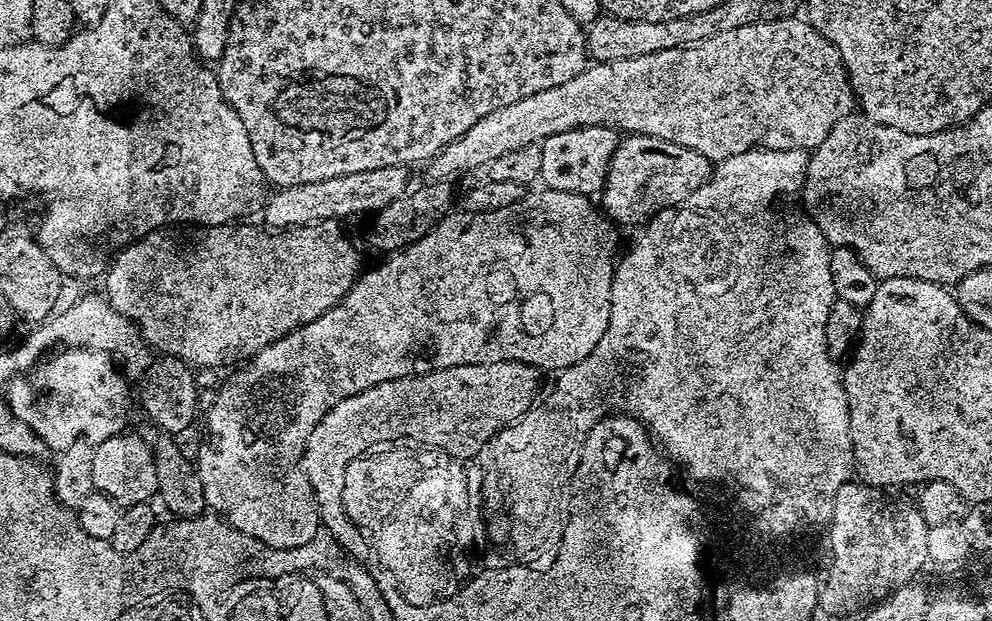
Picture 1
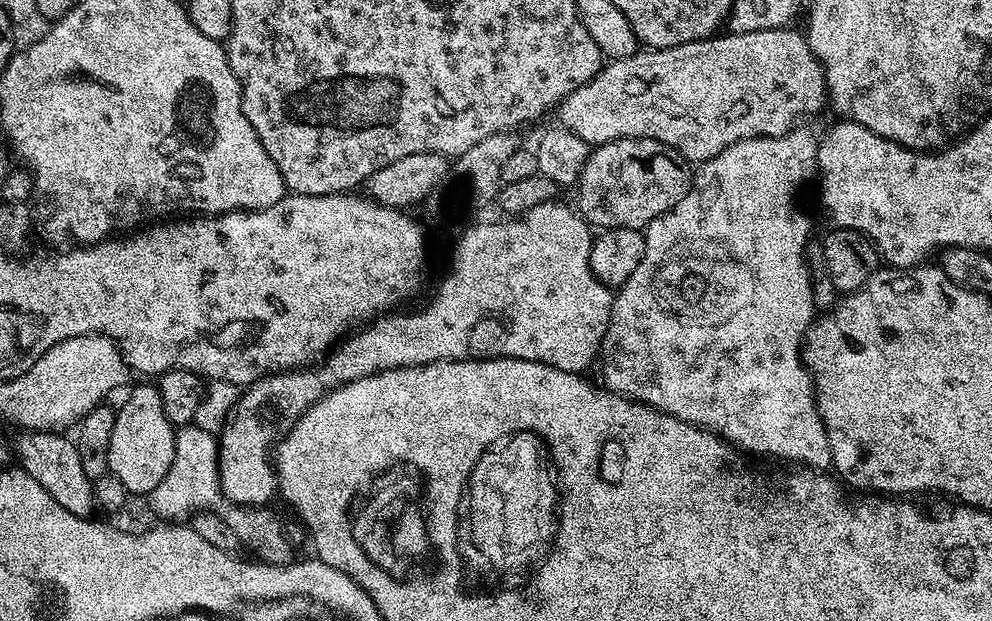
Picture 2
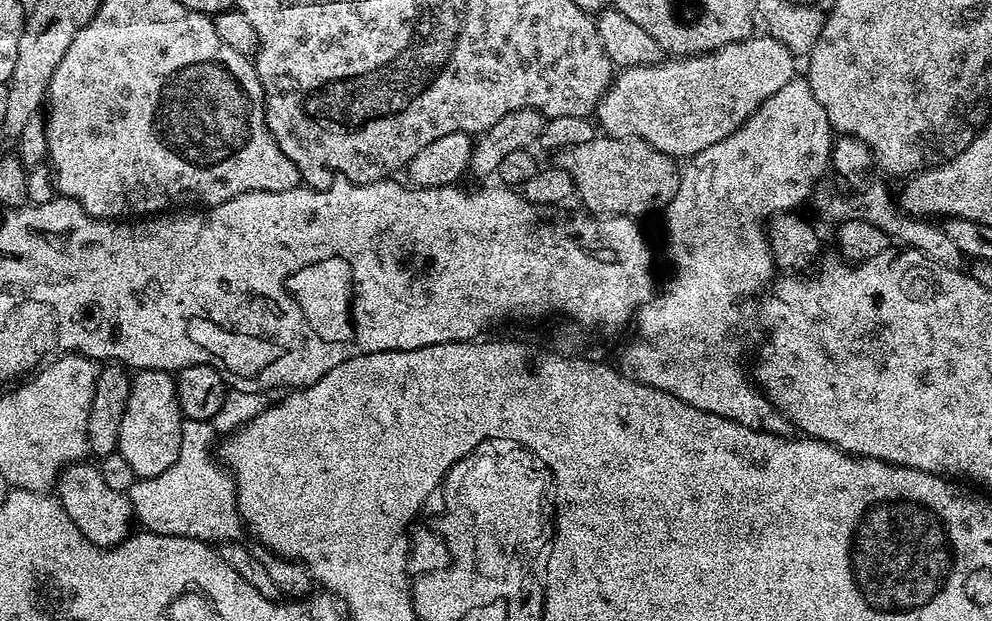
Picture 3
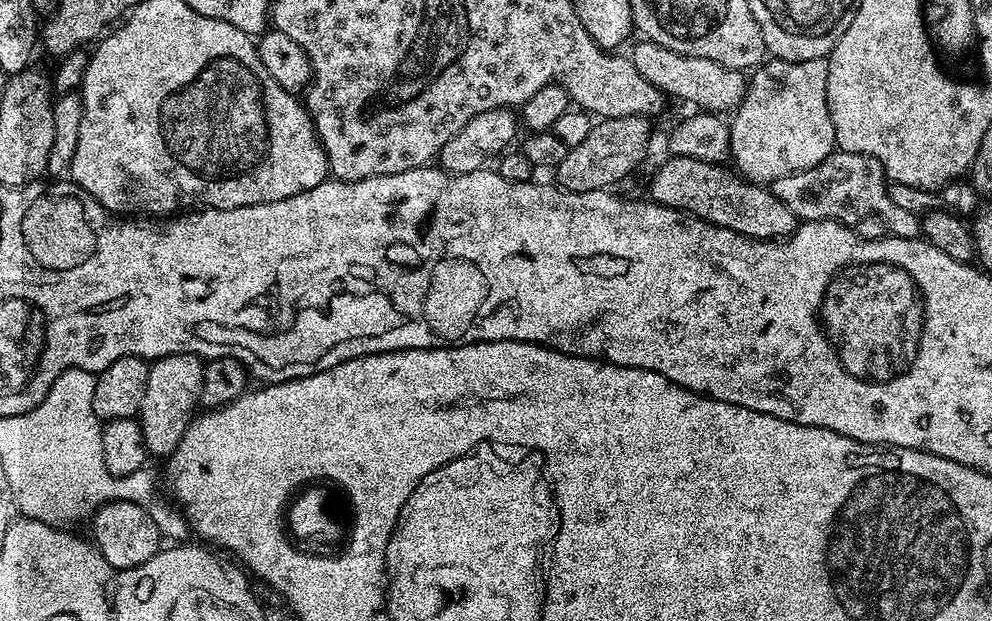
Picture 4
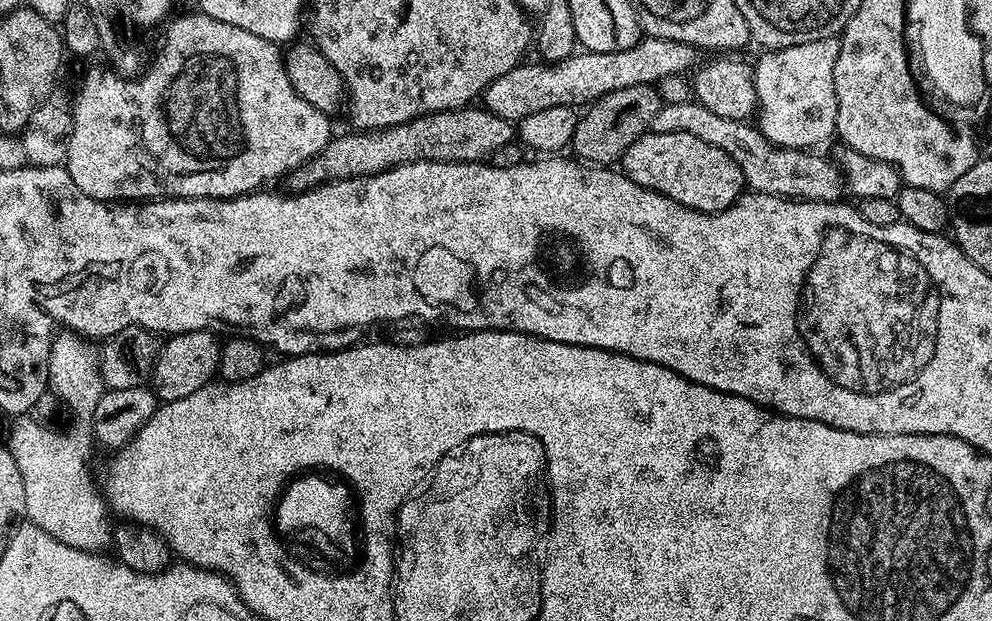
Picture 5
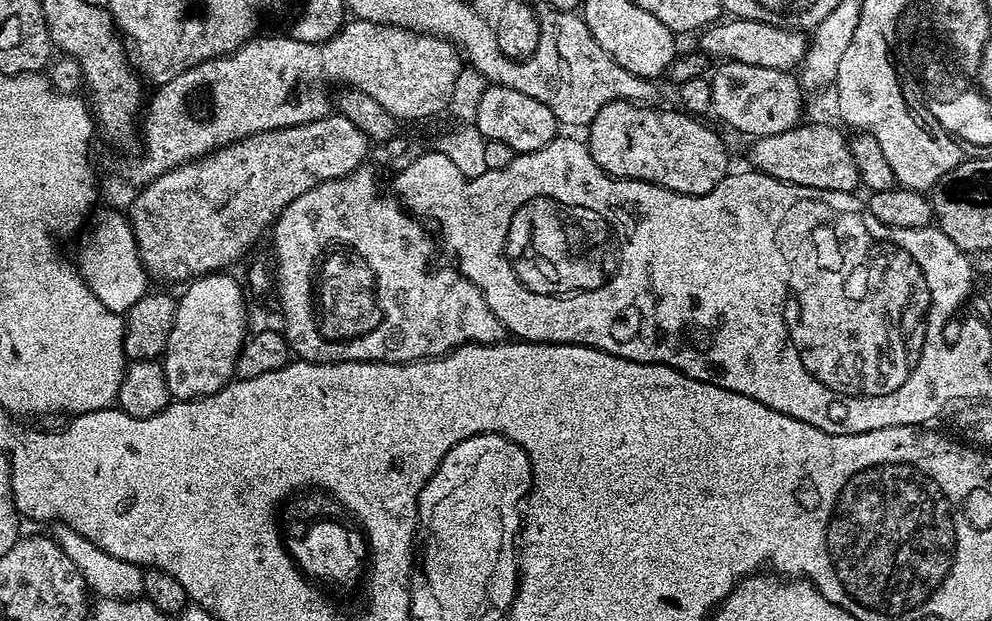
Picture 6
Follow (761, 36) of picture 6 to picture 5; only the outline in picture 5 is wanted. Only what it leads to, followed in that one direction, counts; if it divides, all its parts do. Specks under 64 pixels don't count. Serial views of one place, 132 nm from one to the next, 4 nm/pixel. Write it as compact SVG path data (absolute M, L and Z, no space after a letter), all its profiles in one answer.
M645 35L634 46L617 52L580 50L560 63L537 62L538 64L528 64L529 62L521 62L514 70L502 74L502 78L498 78L484 89L482 93L482 101L484 100L484 102L482 104L485 109L496 116L511 122L519 122L530 114L538 114L538 110L550 110L550 106L566 106L567 108L584 106L591 101L599 100L601 96L610 94L614 90L626 90L626 86L655 85L662 78L678 76L695 69L698 64L696 56L698 56L698 50L694 46Z

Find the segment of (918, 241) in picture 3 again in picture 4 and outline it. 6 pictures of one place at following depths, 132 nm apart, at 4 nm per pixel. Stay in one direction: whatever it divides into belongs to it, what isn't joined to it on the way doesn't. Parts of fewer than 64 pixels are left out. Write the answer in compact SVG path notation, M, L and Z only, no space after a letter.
M833 150L814 166L771 181L770 187L780 201L790 206L797 221L839 220L841 224L854 226L862 218L878 216L891 235L917 239L922 232L921 217L897 206L888 193L889 185L878 158Z

